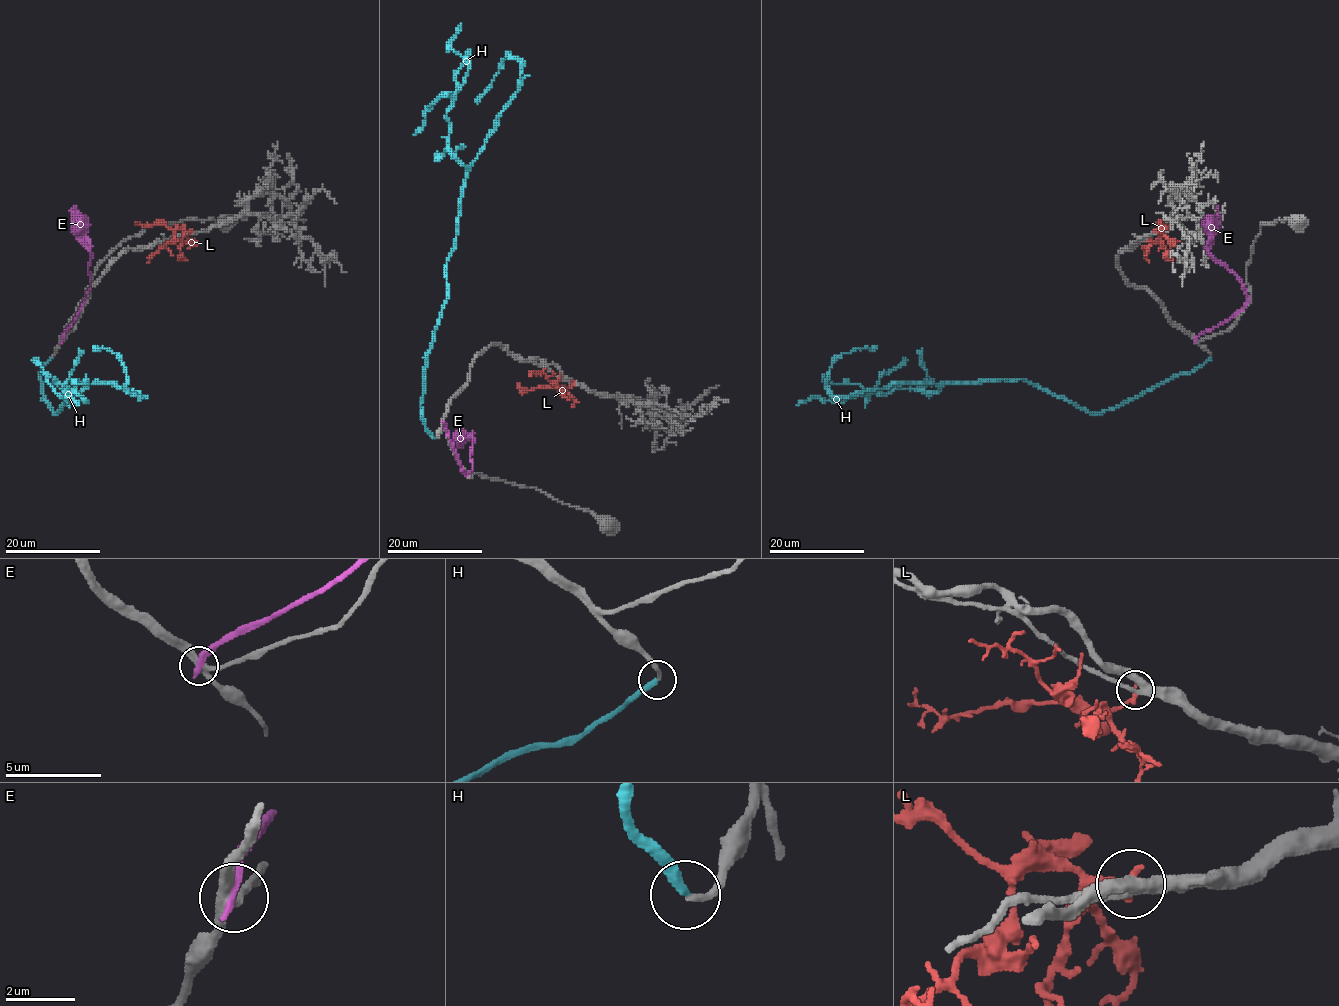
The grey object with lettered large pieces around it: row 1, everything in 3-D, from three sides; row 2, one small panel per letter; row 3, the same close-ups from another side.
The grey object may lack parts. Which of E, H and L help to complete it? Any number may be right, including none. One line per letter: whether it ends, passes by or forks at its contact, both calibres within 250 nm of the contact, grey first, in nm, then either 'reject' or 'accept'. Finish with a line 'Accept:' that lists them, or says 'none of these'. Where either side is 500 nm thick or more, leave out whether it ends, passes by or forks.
E: it ends; calibres 280 and 360 nm; reject
H: it ends; calibres 170 and 280 nm; accept
L: it ends; calibres 400 and 280 nm; reject
Accept: H

